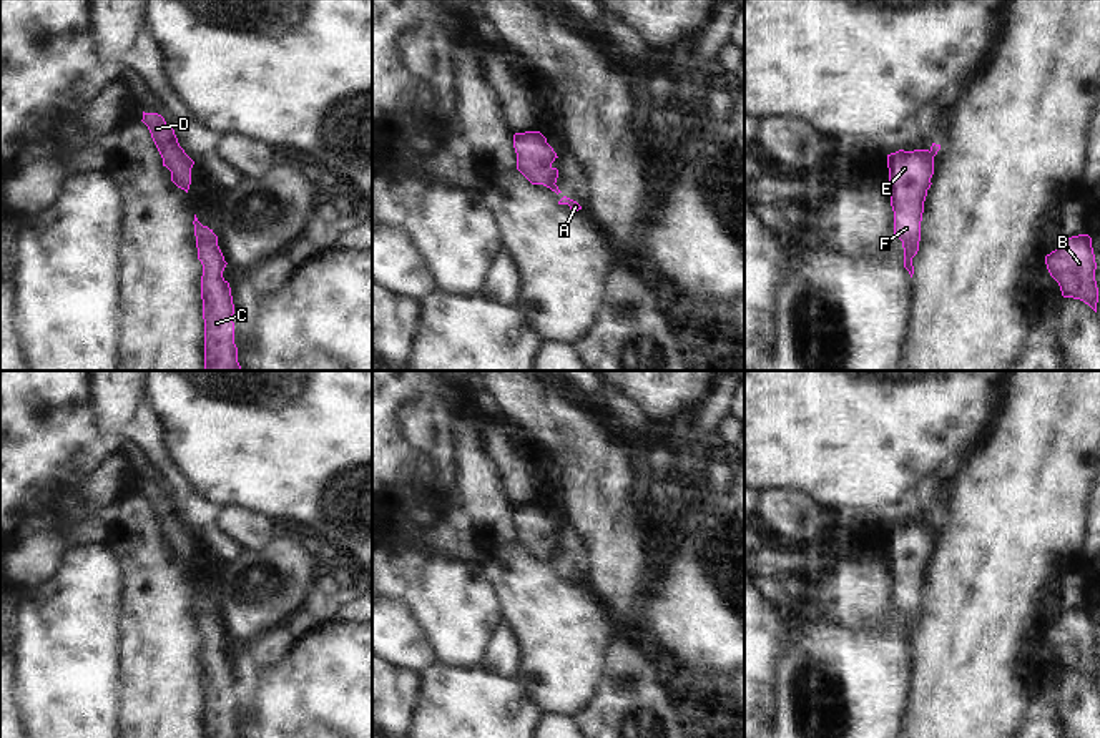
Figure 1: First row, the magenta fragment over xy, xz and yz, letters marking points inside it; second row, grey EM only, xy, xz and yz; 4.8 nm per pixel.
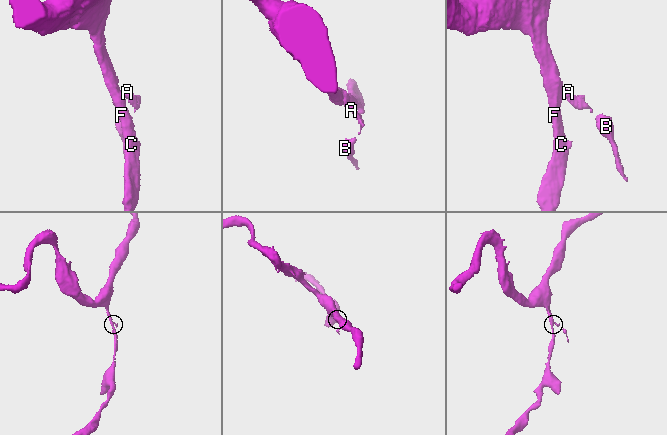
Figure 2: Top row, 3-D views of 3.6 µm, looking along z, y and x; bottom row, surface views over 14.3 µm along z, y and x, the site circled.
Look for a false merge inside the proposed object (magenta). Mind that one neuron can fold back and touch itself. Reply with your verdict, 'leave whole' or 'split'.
split

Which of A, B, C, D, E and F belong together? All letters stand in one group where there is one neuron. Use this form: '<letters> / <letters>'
A B / C D E F

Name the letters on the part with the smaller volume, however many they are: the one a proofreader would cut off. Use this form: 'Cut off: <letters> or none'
Cut off: A, B

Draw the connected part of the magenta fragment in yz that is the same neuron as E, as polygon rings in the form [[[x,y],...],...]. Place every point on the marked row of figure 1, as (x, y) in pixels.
[[[914,150],[887,155],[894,234],[902,241],[904,268],[914,274],[912,258],[919,251],[924,201],[934,175],[934,155]]]

